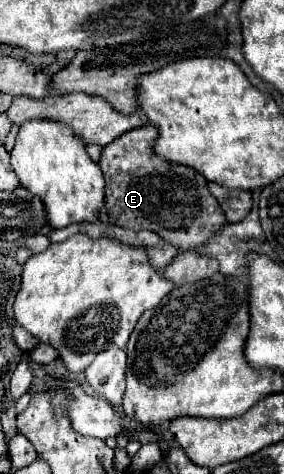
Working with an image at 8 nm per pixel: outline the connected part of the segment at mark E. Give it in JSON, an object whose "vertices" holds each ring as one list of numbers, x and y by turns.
{"vertices":[[149,124,121,134,103,148,99,166,105,176,105,206,109,222,129,230,155,230,179,250,205,246,225,224,223,210,207,188,207,178,197,170,169,162,153,152,159,130]]}

